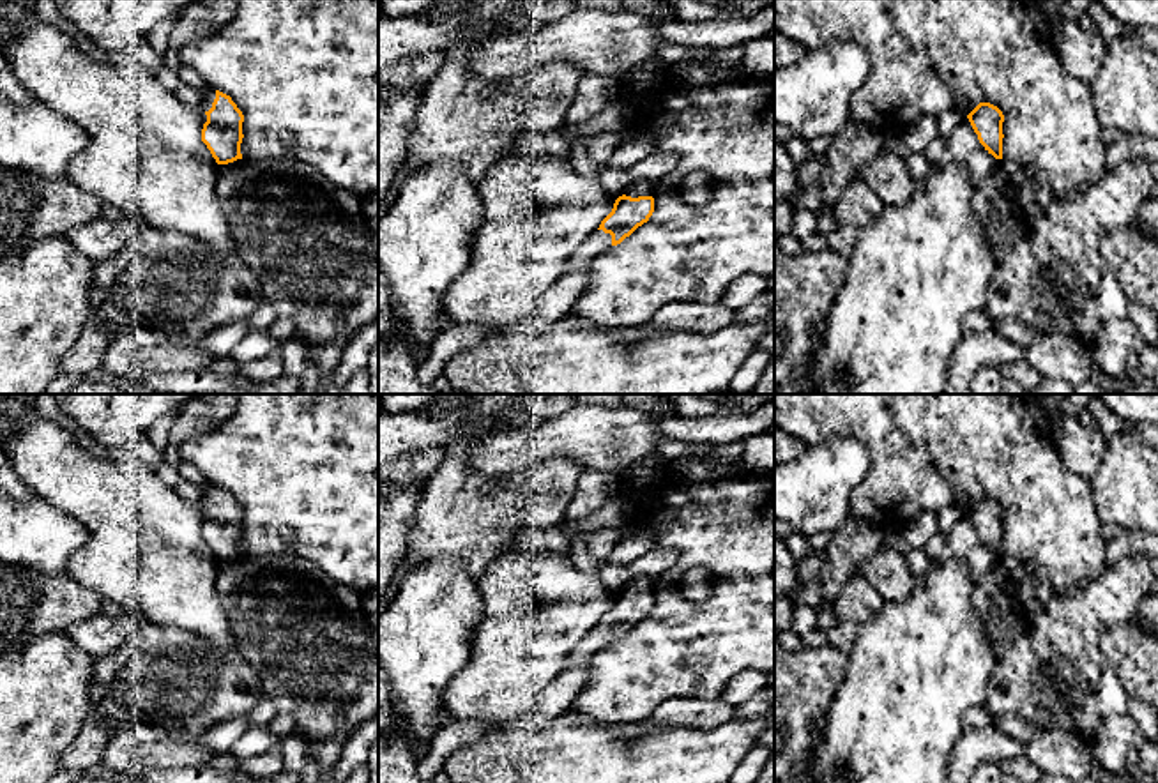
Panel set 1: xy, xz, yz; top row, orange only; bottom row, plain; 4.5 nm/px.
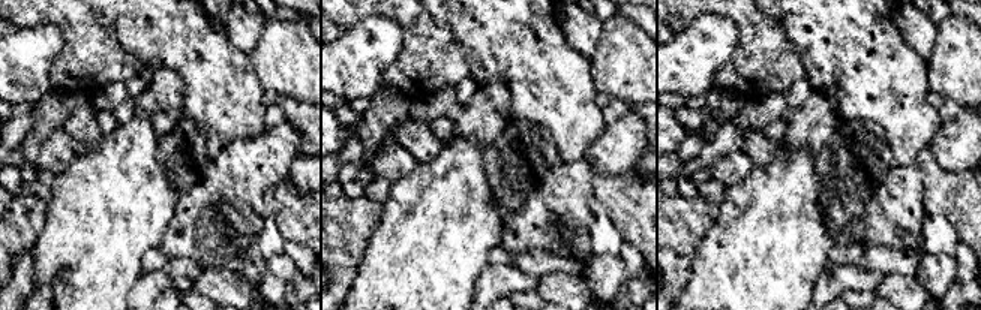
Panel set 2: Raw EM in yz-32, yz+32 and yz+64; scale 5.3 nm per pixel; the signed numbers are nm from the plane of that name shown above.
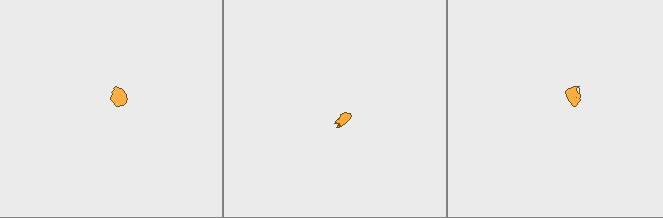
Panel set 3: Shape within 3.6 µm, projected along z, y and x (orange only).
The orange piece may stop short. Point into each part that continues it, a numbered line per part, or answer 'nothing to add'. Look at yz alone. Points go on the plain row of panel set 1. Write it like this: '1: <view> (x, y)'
1: yz (962, 545)

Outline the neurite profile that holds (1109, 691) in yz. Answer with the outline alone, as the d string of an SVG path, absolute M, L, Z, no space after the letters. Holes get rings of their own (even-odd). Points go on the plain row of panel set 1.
M1107 665L1101 666L1101 675L1093 691L1101 716L1110 716L1116 709L1130 700L1130 695L1123 688L1116 670Z

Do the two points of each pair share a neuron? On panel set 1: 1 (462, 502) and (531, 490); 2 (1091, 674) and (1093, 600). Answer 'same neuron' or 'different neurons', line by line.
1: same neuron
2: same neuron

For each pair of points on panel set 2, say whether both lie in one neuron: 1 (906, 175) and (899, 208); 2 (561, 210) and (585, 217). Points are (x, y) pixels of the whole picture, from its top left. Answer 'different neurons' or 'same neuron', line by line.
1: same neuron
2: same neuron

